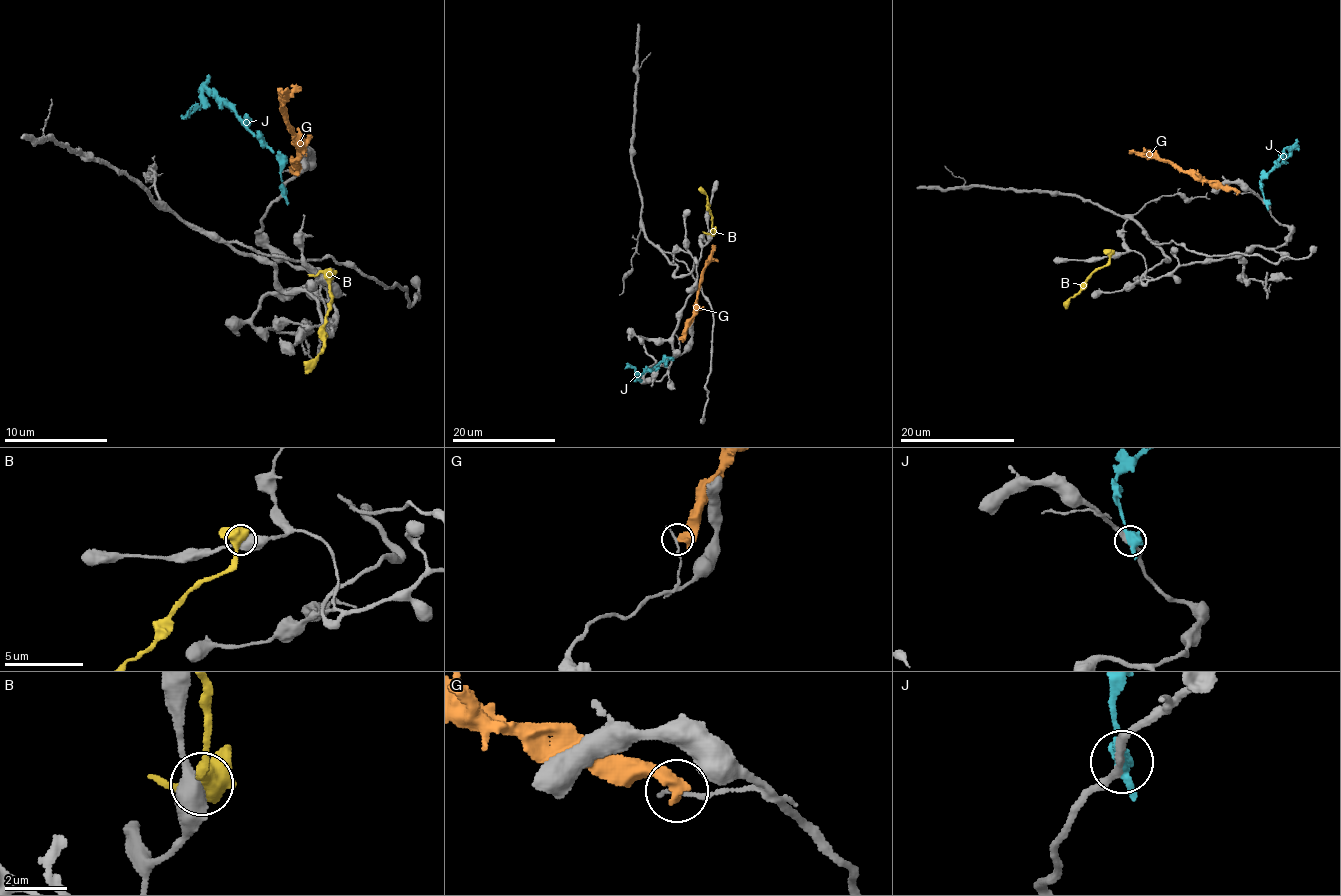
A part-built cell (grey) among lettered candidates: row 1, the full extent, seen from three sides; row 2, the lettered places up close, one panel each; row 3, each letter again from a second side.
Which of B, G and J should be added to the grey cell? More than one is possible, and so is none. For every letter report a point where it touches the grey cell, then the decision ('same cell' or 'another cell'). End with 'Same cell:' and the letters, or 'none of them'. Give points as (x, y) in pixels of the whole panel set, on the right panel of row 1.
B: contact (1111, 254); another cell
G: contact (1237, 192); another cell
J: contact (1266, 203); another cell
Same cell: none of them

